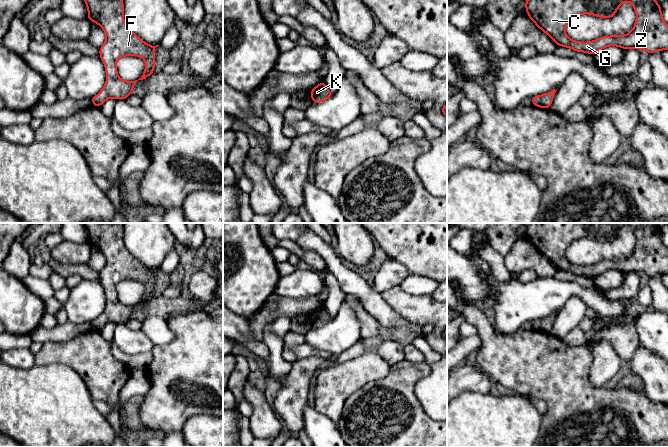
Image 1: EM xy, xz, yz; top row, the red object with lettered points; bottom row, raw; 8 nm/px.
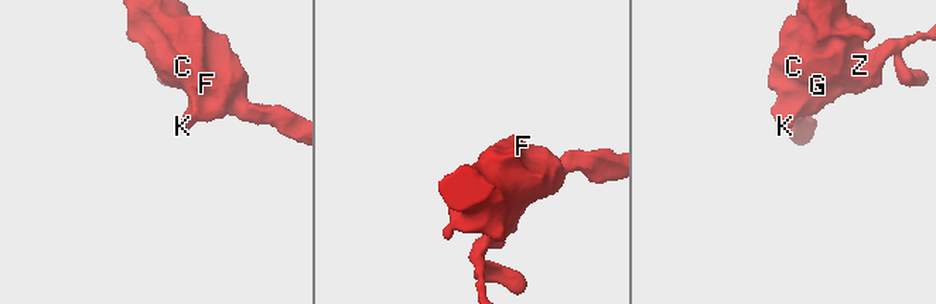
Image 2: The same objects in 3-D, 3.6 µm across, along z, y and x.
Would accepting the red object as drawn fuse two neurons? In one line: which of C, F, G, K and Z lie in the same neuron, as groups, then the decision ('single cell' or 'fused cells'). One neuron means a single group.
groups C F G K Z; single cell

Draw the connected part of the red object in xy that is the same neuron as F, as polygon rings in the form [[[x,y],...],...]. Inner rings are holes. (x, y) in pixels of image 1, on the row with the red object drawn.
[[[84,0],[85,4],[88,9],[88,16],[87,18],[92,22],[96,22],[105,32],[106,34],[106,41],[104,44],[99,48],[100,59],[104,63],[105,70],[106,70],[106,83],[102,90],[93,98],[91,98],[93,106],[101,107],[101,105],[108,99],[114,98],[118,99],[126,99],[128,96],[132,94],[132,89],[134,88],[136,82],[138,80],[143,80],[149,77],[154,73],[154,66],[155,66],[155,48],[159,45],[152,46],[144,42],[140,39],[132,30],[128,28],[124,21],[124,5],[123,0]],[[123,56],[140,56],[144,59],[145,62],[145,71],[143,75],[135,81],[125,81],[119,78],[117,73],[117,60]]]

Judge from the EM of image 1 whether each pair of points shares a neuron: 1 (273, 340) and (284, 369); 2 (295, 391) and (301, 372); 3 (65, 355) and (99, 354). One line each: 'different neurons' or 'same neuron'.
1: same neuron
2: same neuron
3: same neuron

